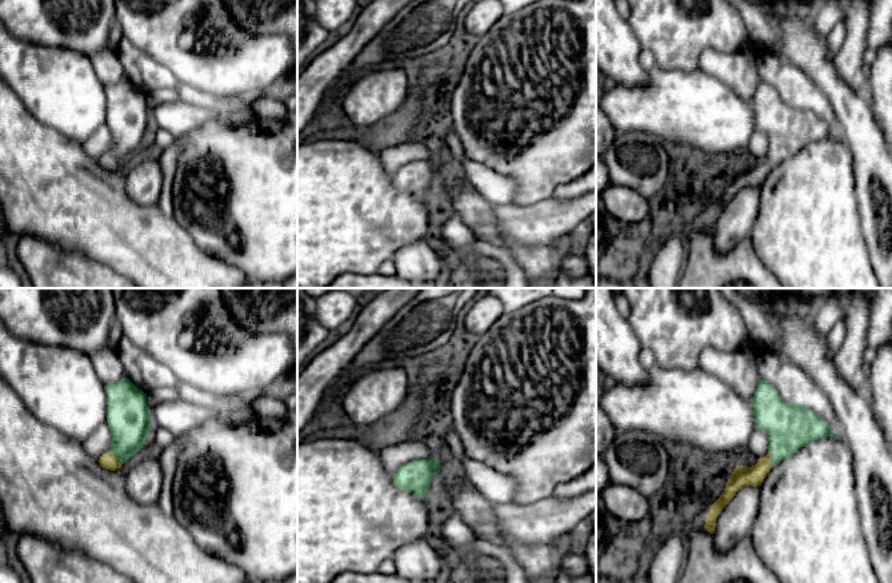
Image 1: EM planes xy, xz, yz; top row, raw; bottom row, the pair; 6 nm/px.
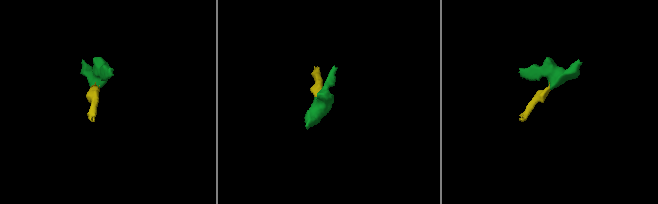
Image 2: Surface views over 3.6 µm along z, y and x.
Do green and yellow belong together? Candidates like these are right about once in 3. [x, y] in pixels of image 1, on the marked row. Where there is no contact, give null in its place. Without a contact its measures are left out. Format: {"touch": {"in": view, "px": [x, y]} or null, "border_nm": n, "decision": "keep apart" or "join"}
{"touch": {"in": "xy", "px": [115, 455]}, "border_nm": 120, "decision": "join"}

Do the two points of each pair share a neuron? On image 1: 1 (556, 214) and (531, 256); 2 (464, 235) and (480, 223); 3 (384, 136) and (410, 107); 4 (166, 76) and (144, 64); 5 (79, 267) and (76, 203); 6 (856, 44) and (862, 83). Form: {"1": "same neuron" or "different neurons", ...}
{"1": "different neurons", "2": "different neurons", "3": "same neuron", "4": "same neuron", "5": "different neurons", "6": "same neuron"}

